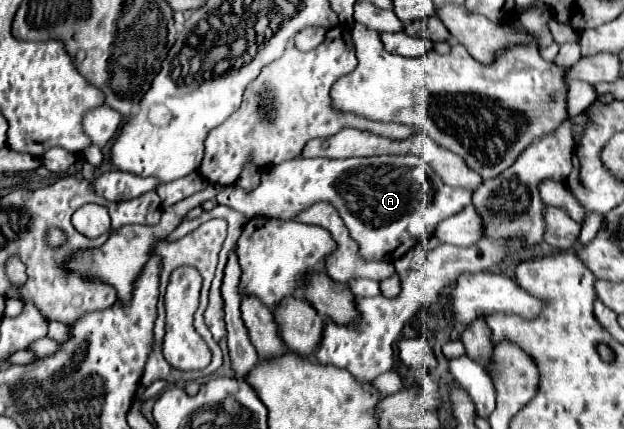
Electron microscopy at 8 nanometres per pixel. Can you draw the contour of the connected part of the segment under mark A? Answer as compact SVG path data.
M413 153L407 155L375 155L375 157L351 157L351 159L291 159L273 167L265 167L261 173L261 183L253 191L245 191L239 185L225 187L217 201L221 205L233 207L235 211L243 213L245 217L267 217L267 219L281 219L291 221L305 209L309 209L315 203L327 201L343 219L345 227L349 229L349 237L359 245L359 255L365 261L397 261L403 257L411 247L417 245L417 241L431 237L431 231L437 227L439 221L463 211L471 203L471 191L449 187L443 183L435 171L425 161Z

